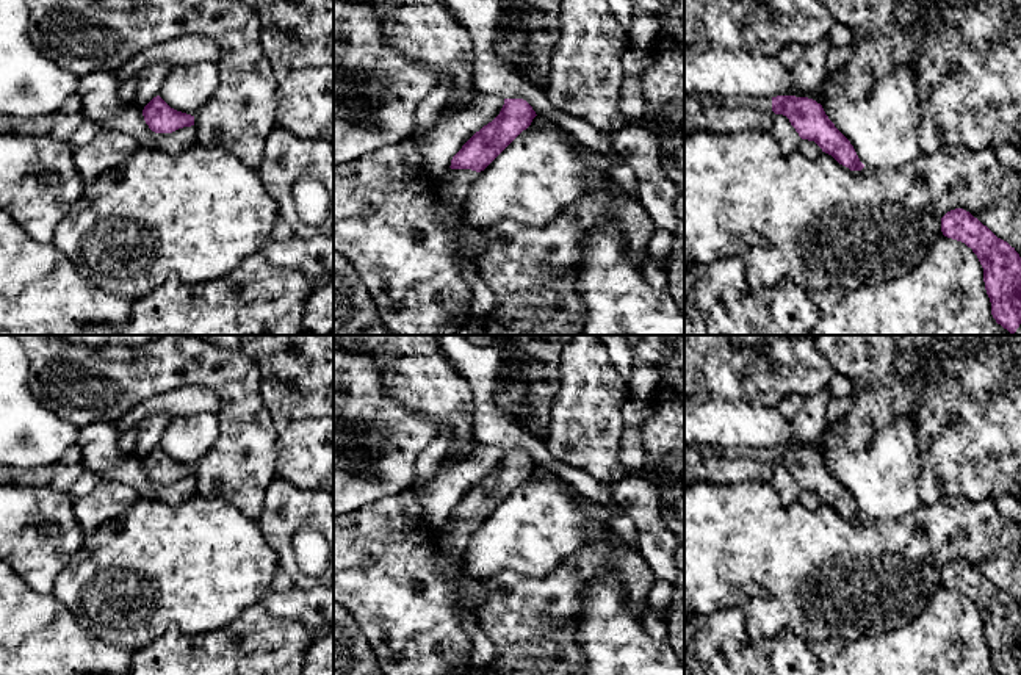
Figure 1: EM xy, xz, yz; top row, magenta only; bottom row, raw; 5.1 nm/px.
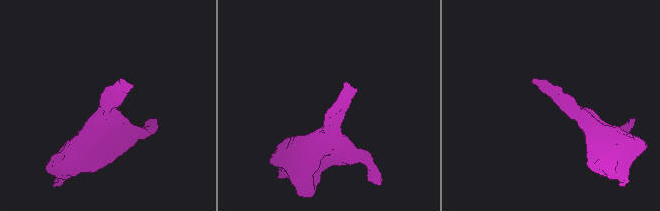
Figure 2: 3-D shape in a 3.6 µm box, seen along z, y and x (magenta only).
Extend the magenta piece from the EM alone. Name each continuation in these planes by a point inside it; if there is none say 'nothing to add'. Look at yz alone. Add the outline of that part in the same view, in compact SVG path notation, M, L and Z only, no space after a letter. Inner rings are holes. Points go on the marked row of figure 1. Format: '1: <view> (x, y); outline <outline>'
1: yz (702, 111); outline M684 94L684 135L698 130L711 133L767 132L774 117L772 99L769 97Z

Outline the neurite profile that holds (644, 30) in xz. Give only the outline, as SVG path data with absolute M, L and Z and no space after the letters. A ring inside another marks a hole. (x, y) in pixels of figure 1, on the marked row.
M634 8L630 41L631 47L650 49L659 34L659 19Z

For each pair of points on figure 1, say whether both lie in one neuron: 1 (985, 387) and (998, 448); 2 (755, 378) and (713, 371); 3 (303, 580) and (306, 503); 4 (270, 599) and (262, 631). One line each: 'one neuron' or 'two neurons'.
1: two neurons
2: one neuron
3: one neuron
4: two neurons

